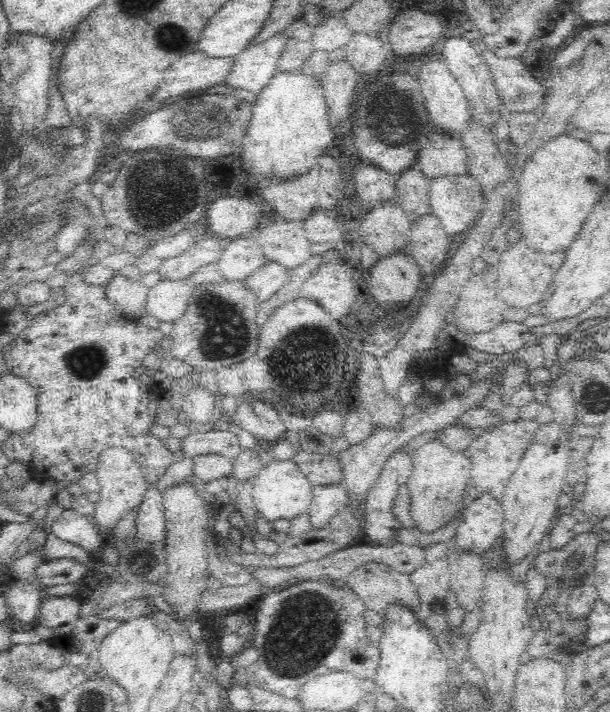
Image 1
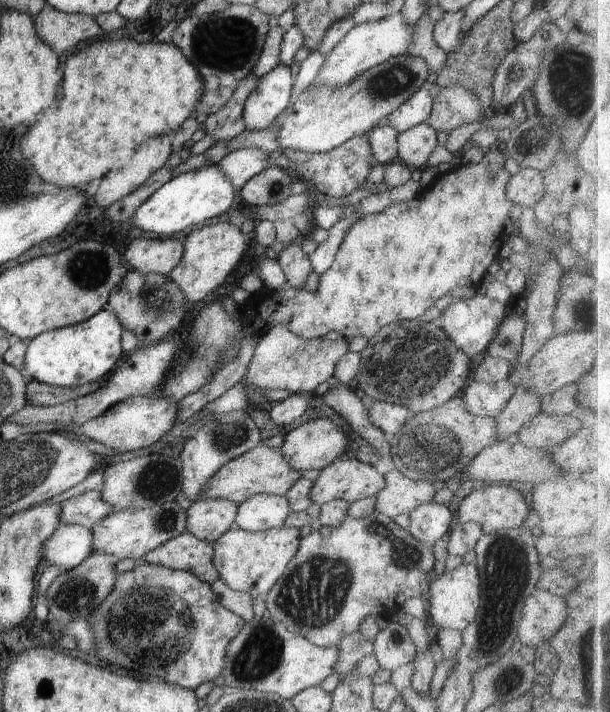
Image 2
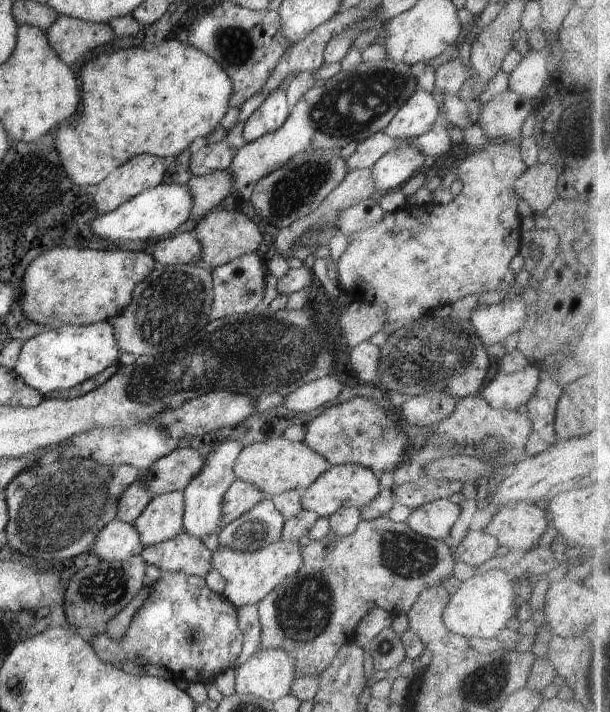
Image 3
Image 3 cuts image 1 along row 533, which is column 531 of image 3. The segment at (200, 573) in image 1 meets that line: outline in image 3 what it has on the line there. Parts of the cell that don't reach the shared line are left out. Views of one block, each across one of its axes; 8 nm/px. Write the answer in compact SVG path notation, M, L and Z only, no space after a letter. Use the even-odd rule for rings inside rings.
M533 164L518 177L515 191L538 215L556 200L556 178L556 168L550 164Z

